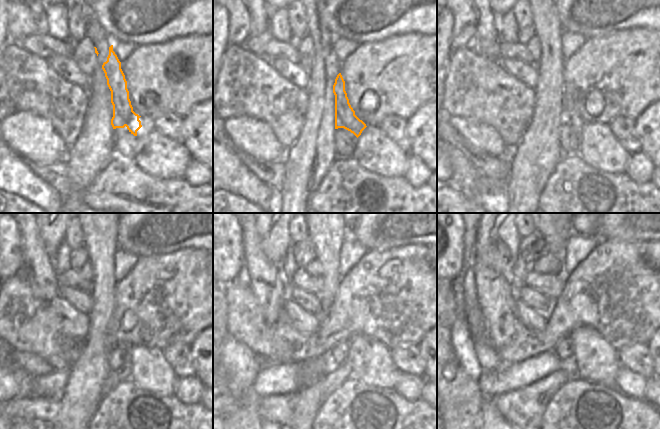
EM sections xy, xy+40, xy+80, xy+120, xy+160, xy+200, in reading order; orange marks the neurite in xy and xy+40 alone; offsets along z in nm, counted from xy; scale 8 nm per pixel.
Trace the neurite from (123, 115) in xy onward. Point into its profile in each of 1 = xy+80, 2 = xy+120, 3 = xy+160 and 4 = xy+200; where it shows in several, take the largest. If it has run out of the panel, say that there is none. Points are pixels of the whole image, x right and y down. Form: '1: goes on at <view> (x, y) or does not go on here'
1: goes on at xy+80 (571, 116)
2: goes on at xy+120 (122, 373)
3: goes on at xy+160 (296, 411)
4: goes on at xy+200 (524, 408)

